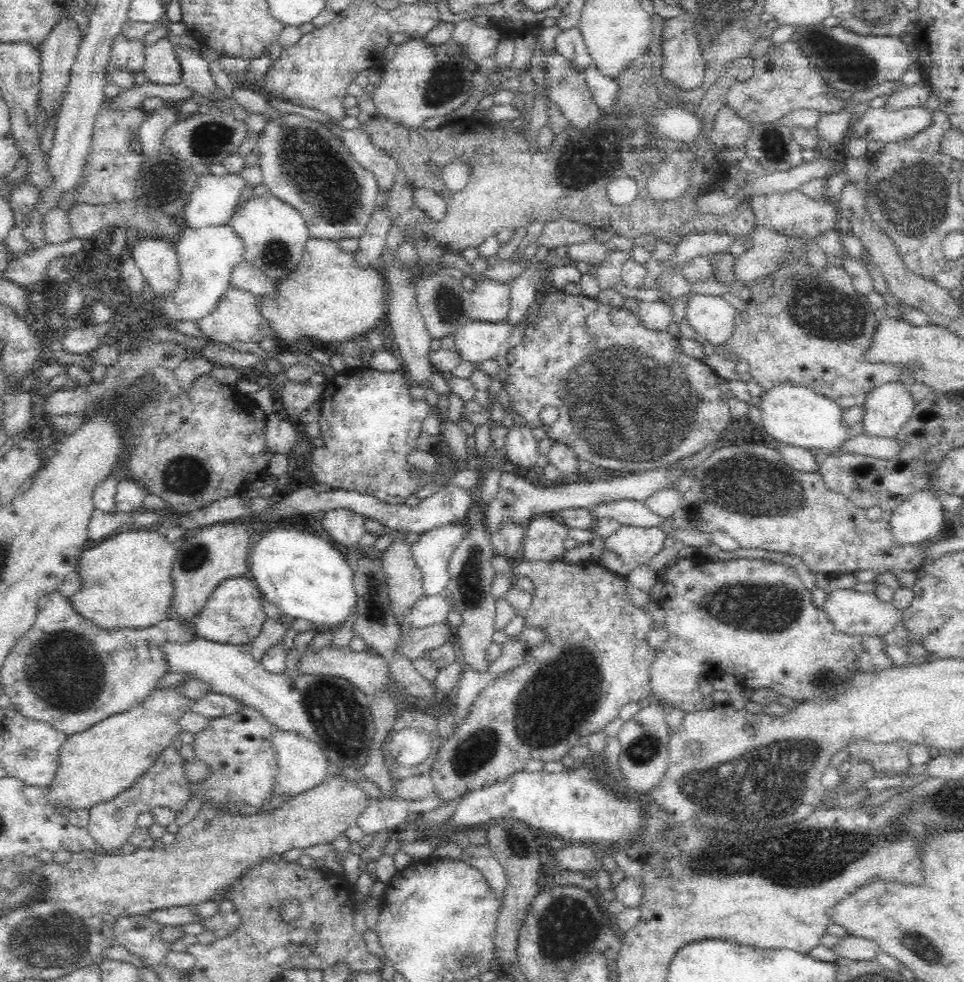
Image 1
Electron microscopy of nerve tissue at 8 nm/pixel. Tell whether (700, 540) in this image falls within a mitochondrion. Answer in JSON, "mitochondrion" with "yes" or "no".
{"mitochondrion":"no"}

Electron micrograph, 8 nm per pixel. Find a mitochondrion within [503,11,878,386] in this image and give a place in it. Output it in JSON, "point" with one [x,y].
{"point":[814,310]}

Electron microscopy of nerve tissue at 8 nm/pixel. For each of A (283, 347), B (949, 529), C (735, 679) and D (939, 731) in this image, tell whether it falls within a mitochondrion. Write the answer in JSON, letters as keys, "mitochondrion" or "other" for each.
{"A":"other","B":"other","C":"other","D":"other"}

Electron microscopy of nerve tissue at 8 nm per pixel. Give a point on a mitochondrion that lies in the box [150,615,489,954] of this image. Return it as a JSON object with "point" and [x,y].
{"point":[331,707]}

